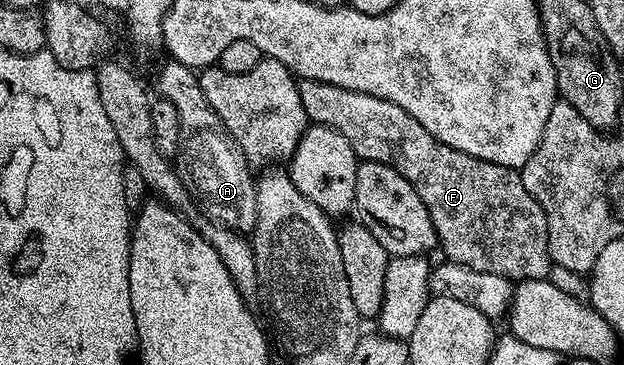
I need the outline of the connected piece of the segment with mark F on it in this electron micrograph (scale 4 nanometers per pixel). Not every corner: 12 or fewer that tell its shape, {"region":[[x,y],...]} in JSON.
{"region":[[297,86],[311,123],[393,166],[447,261],[513,283],[554,263],[519,169],[392,101]]}

